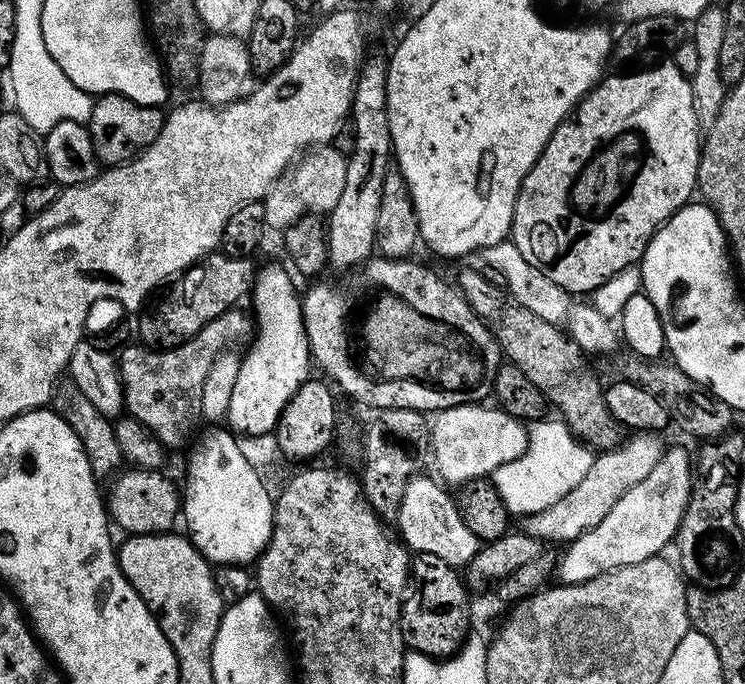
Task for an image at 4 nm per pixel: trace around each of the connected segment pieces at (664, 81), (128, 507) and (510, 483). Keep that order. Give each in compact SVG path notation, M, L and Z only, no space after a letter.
M671 62L656 64L653 68L644 68L641 72L628 72L625 76L605 75L596 87L580 100L580 103L569 112L567 118L554 130L554 134L546 142L538 162L534 162L532 169L526 174L520 191L516 194L516 209L512 219L512 230L510 239L518 250L522 250L522 258L530 262L550 282L562 286L570 294L585 292L591 294L596 291L602 282L614 278L618 270L626 270L639 265L644 258L644 251L652 235L664 227L664 223L671 218L677 210L684 207L693 199L698 188L700 178L700 154L702 151L702 125L695 110L694 94L692 93L692 82L689 77L678 70L678 66Z
M129 467L127 470L121 471L119 475L111 481L112 484L106 488L106 507L111 523L116 524L124 531L124 534L134 536L157 536L160 532L172 532L175 524L178 524L178 517L181 515L182 496L176 488L163 475L160 470L150 468Z
M555 419L535 421L528 428L528 445L523 454L512 462L498 466L490 477L491 484L513 517L523 518L554 506L554 502L570 494L570 490L574 490L574 486L586 478L586 470L590 470L594 459L593 449L577 440L563 419Z

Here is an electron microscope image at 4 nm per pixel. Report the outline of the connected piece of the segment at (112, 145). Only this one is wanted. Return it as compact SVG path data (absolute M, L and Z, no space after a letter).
M105 92L95 97L92 111L87 113L86 127L92 136L93 152L104 166L127 164L134 157L147 150L150 142L158 138L166 116L159 107L151 108L135 104L130 98L113 92Z

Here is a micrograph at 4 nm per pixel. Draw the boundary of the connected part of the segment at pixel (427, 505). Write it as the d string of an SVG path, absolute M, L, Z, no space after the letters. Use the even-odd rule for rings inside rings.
M425 474L413 476L406 486L406 494L402 494L400 510L394 521L400 527L398 536L413 553L425 552L442 558L451 568L460 570L471 562L474 554L482 547L478 537L474 536L463 517L454 496L443 483L431 480ZM448 491L448 492L447 492Z

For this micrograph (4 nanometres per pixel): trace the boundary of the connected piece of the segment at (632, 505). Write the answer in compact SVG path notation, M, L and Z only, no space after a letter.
M682 446L667 447L662 458L646 478L622 494L613 509L593 530L572 540L556 564L556 576L563 584L581 584L622 565L637 565L659 555L680 528L692 492L694 468L692 454Z

